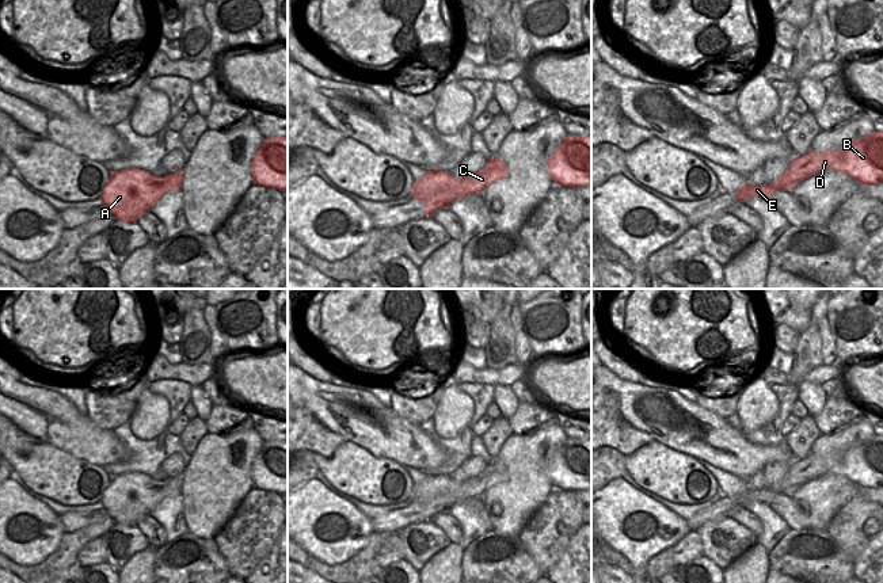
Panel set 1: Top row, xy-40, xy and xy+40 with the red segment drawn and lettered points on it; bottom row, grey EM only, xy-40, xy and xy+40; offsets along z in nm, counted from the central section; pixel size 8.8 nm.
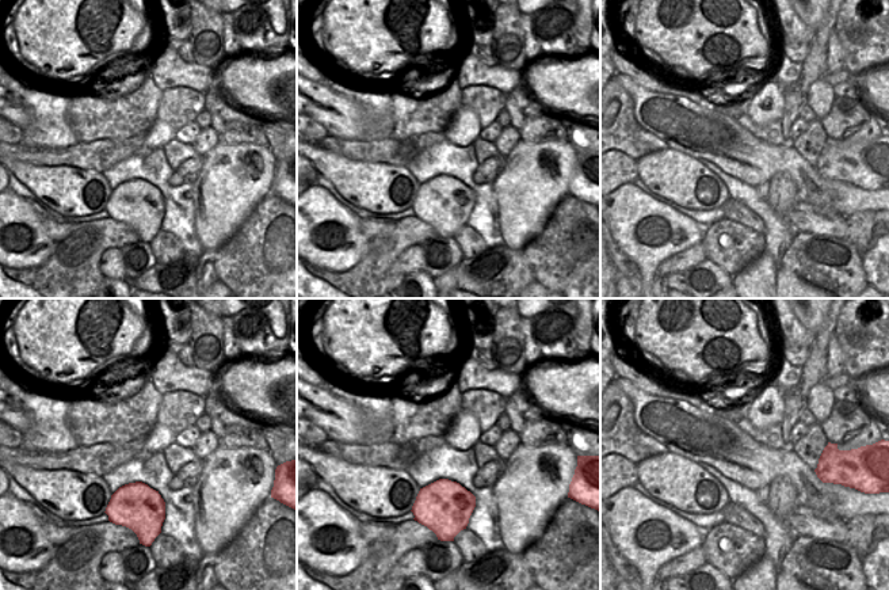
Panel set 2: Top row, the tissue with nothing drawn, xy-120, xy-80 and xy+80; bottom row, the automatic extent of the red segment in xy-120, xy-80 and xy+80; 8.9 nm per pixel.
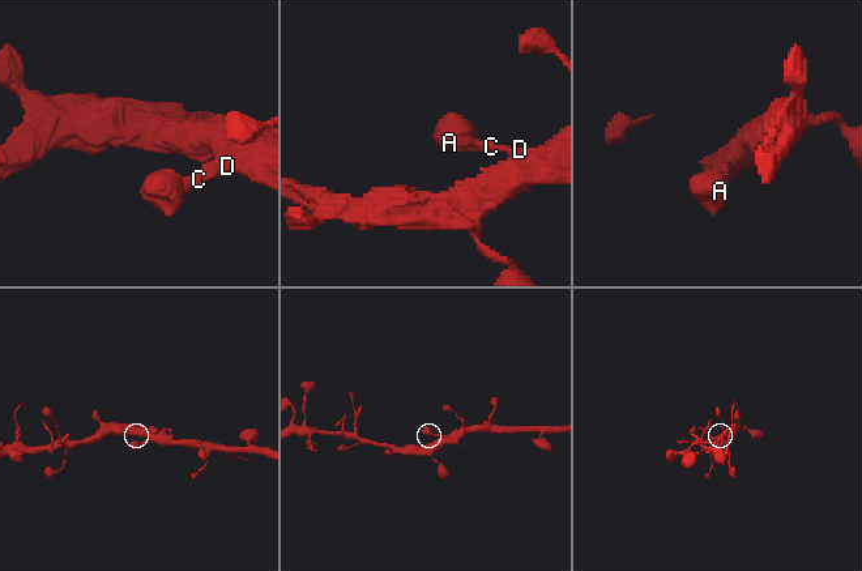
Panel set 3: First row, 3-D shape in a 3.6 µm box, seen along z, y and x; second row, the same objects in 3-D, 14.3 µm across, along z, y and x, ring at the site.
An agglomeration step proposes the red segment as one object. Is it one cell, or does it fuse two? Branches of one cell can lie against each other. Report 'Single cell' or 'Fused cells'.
Single cell.

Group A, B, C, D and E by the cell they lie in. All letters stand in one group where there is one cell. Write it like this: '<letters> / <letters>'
A B C D E

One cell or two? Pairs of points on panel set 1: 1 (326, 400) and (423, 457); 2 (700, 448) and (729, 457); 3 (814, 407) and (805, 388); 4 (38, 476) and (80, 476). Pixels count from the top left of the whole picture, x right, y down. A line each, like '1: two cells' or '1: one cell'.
1: one cell
2: one cell
3: one cell
4: one cell

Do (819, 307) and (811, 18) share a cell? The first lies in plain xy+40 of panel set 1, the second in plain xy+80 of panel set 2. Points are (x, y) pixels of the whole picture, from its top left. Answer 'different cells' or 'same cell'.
different cells

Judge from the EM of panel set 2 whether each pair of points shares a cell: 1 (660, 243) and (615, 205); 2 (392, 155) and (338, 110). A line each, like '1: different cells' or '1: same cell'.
1: same cell
2: same cell

